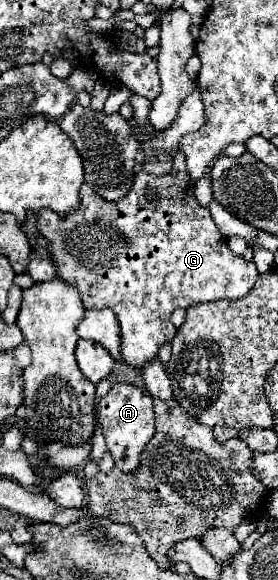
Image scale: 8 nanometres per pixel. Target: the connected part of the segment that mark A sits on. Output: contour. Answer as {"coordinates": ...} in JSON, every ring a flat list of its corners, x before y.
{"coordinates":[[116,383,112,389,98,401,96,405,96,417,102,427,108,453,114,457,116,467,120,471,134,471,140,463,140,453,146,447,146,443,154,435,154,409,152,409,152,397,142,391,136,385,130,383]]}

